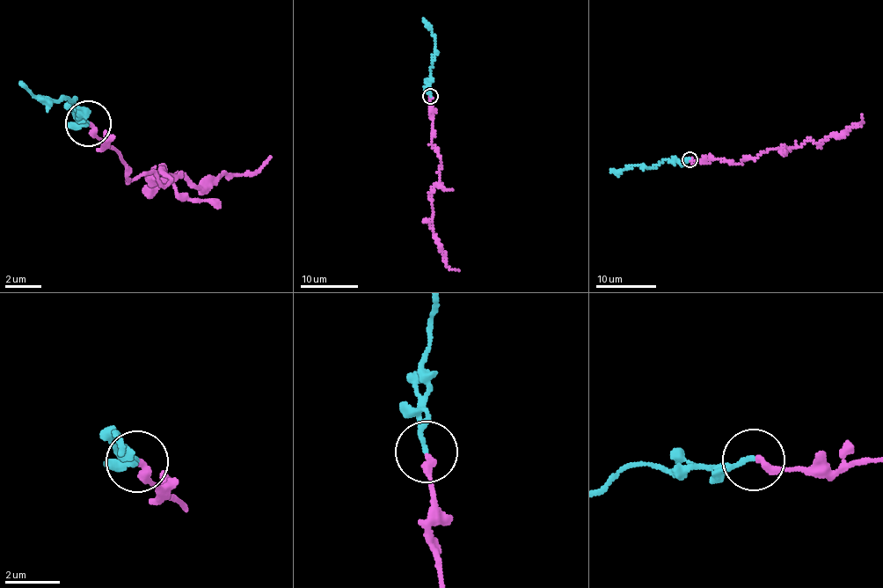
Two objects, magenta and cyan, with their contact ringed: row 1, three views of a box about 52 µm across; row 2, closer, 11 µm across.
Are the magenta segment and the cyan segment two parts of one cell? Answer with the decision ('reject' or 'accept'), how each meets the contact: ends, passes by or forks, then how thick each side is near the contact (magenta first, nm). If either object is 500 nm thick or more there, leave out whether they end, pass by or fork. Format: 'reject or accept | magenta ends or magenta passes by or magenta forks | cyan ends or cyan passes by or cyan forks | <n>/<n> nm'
accept | magenta ends | cyan passes by | 280/110 nm

